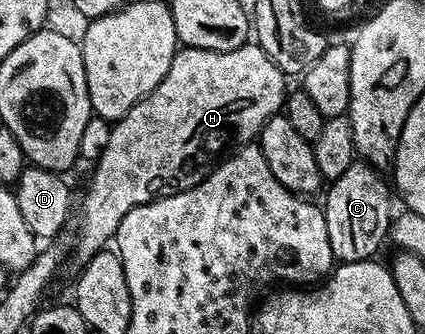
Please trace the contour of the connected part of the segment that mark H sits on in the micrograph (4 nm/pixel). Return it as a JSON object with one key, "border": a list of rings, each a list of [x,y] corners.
{"border":[[[248,42],[242,48],[228,52],[180,47],[169,74],[165,74],[165,78],[149,95],[138,100],[121,119],[110,125],[108,145],[99,159],[94,161],[95,173],[83,196],[83,217],[79,220],[79,237],[75,240],[75,248],[73,244],[73,256],[75,252],[78,263],[88,264],[114,241],[117,226],[121,226],[121,218],[125,218],[129,210],[150,200],[158,200],[161,196],[181,194],[197,186],[232,149],[252,143],[267,120],[284,111],[289,91],[287,80],[285,73],[255,42]]]}

